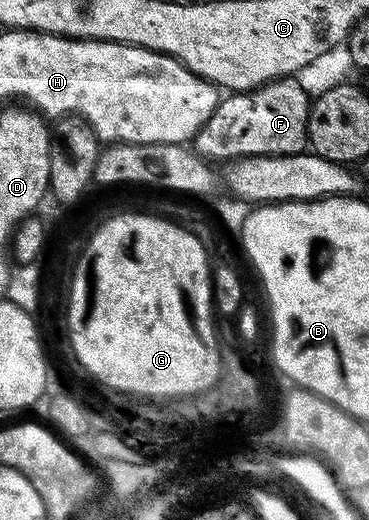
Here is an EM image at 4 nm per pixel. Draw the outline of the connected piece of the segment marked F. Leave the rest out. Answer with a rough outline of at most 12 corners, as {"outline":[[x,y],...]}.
{"outline":[[280,80],[245,97],[231,160],[303,155],[307,92]]}

